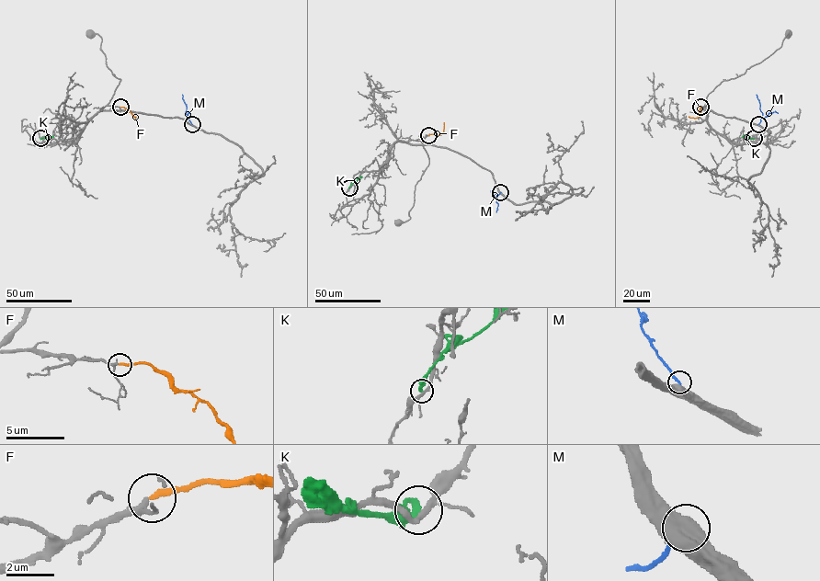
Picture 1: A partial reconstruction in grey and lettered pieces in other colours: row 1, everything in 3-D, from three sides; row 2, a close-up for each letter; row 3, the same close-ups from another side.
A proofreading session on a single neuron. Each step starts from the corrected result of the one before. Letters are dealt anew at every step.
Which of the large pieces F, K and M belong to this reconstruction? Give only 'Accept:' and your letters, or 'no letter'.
Accept: F

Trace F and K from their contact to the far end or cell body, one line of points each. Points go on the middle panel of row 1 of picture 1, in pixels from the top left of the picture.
F: (428, 135), (440, 134), (443, 122)
K: (349, 187), (362, 176)

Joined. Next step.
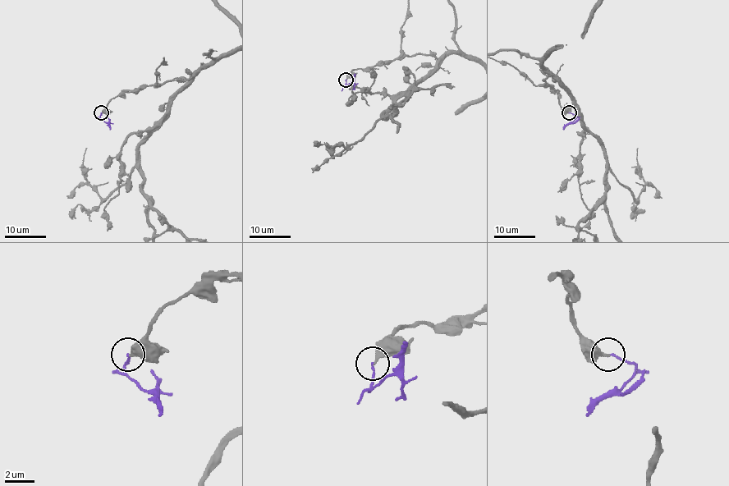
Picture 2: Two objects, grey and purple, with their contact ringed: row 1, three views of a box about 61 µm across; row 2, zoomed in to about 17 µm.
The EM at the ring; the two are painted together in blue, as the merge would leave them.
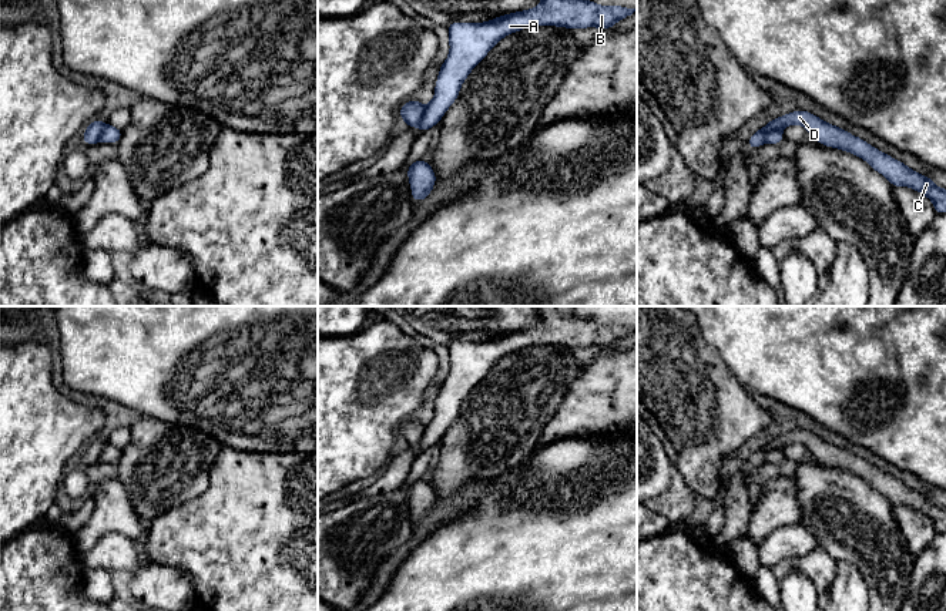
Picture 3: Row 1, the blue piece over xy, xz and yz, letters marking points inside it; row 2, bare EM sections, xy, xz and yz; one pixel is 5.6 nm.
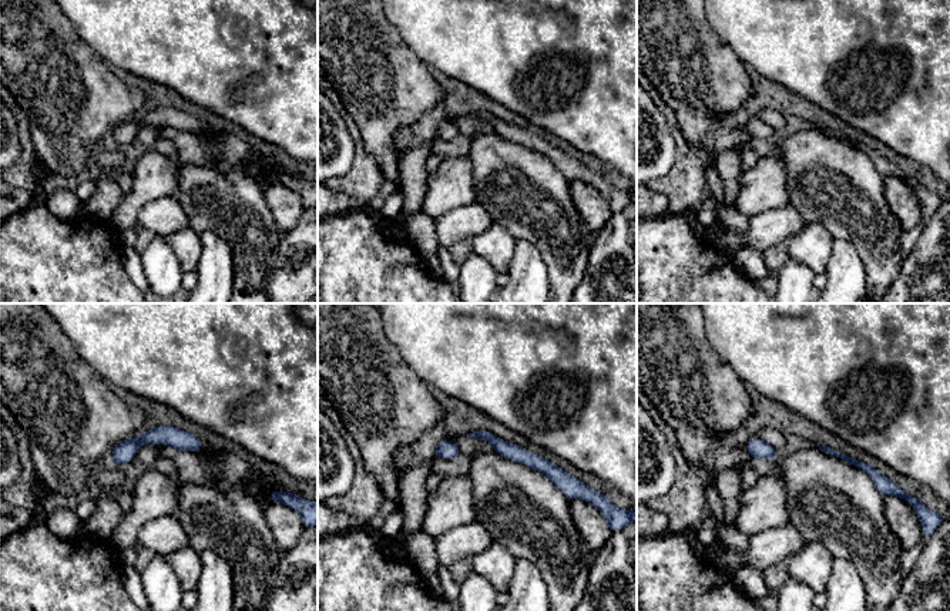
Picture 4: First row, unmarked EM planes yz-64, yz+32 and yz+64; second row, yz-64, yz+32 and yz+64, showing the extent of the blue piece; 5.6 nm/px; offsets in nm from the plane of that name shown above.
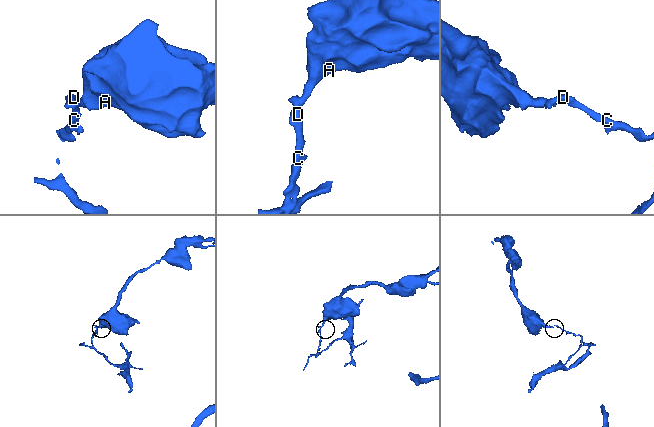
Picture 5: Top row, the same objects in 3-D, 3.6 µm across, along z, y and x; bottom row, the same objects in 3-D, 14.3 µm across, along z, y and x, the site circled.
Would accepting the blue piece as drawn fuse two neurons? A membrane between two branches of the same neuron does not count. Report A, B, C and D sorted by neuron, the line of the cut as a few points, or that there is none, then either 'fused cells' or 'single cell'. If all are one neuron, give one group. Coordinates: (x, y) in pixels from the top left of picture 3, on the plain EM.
groups A B / C D; cut yz (781, 449), (768, 449), (764, 459); fused cells

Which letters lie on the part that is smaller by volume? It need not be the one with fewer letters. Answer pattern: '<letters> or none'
C, D

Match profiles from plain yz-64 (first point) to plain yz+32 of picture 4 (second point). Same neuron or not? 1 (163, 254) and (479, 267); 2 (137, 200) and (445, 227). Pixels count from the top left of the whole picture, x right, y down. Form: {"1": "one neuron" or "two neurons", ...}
{"1": "one neuron", "2": "two neurons"}

